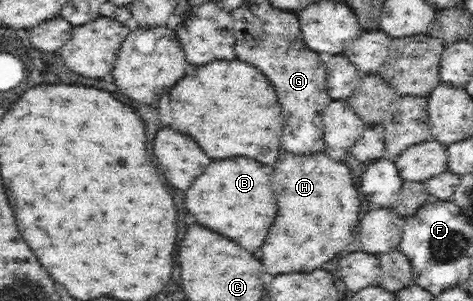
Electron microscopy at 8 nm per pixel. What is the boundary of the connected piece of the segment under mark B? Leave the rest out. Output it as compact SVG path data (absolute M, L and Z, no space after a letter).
M231 157L223 161L213 161L203 175L199 175L185 197L187 211L205 225L221 235L237 241L245 249L259 249L275 221L277 199L271 189L273 167L263 165L247 157Z

